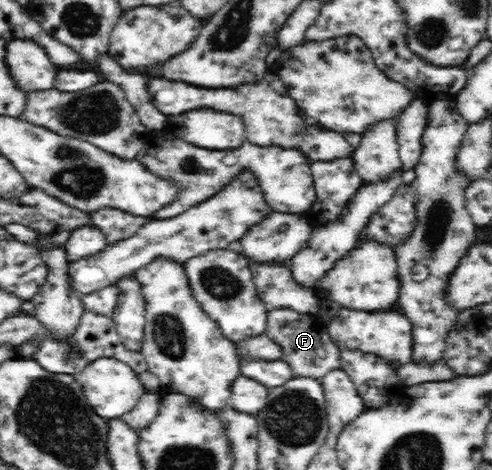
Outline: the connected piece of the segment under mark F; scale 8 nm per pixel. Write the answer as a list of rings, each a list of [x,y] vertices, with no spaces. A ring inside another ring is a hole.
[[[273,309],[267,312],[265,334],[282,348],[282,358],[295,376],[309,376],[320,381],[329,371],[340,368],[340,349],[328,335],[326,324],[315,316],[293,309]]]

